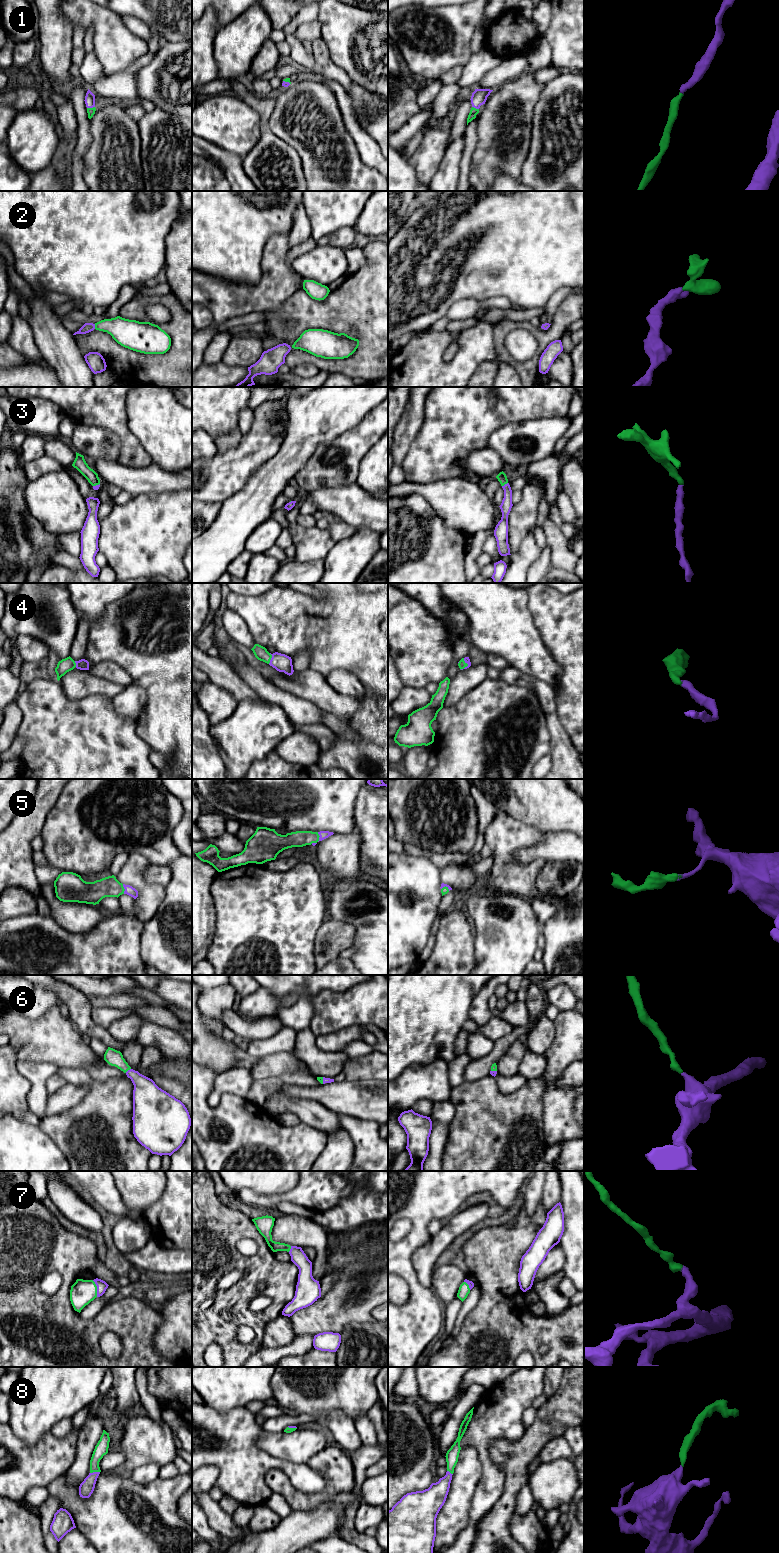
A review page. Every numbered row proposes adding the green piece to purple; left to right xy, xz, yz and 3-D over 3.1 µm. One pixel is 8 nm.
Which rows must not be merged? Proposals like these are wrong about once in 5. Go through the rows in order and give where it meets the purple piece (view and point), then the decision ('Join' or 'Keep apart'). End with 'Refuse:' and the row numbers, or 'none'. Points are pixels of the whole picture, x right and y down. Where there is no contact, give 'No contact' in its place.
1: Touches purple at xy (90, 107). Join
2: Touches purple at xy (94, 326). Join
3: Touches purple at yz (505, 484). Join
4: Touches purple at xz (271, 658). Join
5: Touches purple at xz (319, 840). Join
6: Touches purple at xy (128, 1070). Join
7: Touches purple at xy (97, 1288). Join
8: Touches purple at xy (94, 1472). Join
Refuse: none

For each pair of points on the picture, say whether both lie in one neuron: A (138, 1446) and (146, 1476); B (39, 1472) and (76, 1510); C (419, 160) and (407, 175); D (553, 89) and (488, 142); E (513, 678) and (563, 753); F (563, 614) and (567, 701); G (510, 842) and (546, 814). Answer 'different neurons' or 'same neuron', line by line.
A: different neurons
B: different neurons
C: different neurons
D: different neurons
E: same neuron
F: same neuron
G: different neurons

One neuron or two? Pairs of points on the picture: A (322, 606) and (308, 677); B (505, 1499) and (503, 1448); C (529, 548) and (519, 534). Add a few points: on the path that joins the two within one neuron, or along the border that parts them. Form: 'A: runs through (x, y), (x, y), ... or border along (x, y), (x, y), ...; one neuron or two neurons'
A: border along (309, 668), (321, 673), (325, 677); two neurons
B: runs through (511, 1486), (511, 1464), (508, 1461); one neuron
C: border along (532, 530), (511, 554); two neurons

